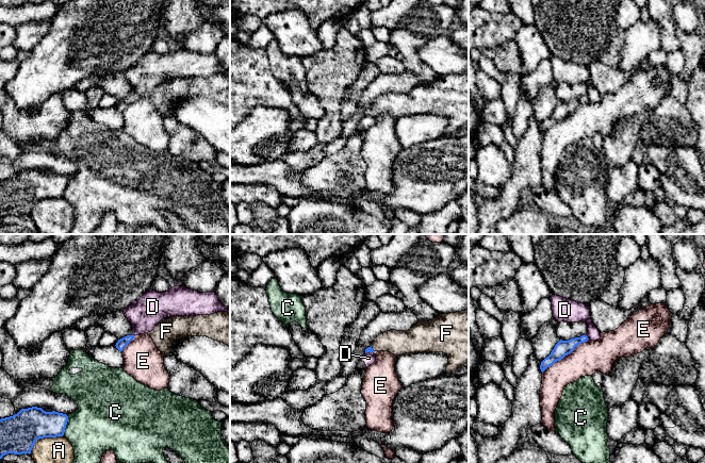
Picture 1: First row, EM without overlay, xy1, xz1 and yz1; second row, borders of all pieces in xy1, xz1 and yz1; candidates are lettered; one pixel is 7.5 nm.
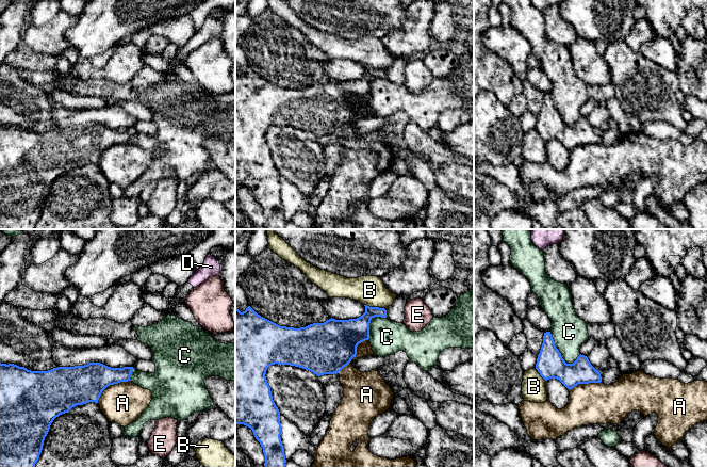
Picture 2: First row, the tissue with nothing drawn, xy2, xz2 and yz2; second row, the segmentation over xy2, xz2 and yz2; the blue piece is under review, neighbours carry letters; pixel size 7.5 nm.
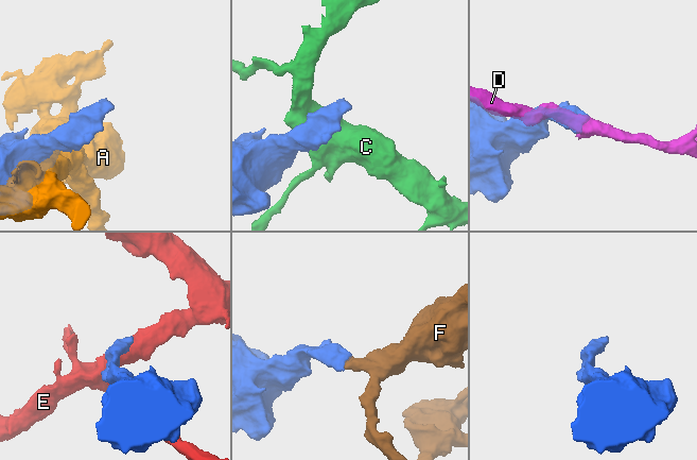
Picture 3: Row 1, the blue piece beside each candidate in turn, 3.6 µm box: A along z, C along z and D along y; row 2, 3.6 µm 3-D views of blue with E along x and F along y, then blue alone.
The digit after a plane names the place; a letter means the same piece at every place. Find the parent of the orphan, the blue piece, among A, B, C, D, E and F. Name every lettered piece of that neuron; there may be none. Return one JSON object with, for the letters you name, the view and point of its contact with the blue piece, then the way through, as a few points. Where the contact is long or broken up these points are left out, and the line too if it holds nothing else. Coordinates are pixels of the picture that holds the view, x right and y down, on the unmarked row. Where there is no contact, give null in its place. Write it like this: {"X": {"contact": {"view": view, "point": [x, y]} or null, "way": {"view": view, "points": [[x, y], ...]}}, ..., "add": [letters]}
{"F": {"contact": {"view": "xz1", "point": [372, 110]}, "way": {"view": "xz1", "points": [[370, 111], [372, 110], [381, 104], [397, 104]]}}, "add": ["F"]}

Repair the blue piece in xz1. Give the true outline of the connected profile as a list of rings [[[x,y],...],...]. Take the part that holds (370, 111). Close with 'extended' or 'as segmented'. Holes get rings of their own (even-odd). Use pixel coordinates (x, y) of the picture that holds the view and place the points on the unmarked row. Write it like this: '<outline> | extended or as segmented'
[[[469,70],[419,83],[408,93],[383,94],[365,111],[365,115],[374,113],[389,113],[395,118],[443,114],[448,118],[446,135],[453,135],[469,123]]] | extended

